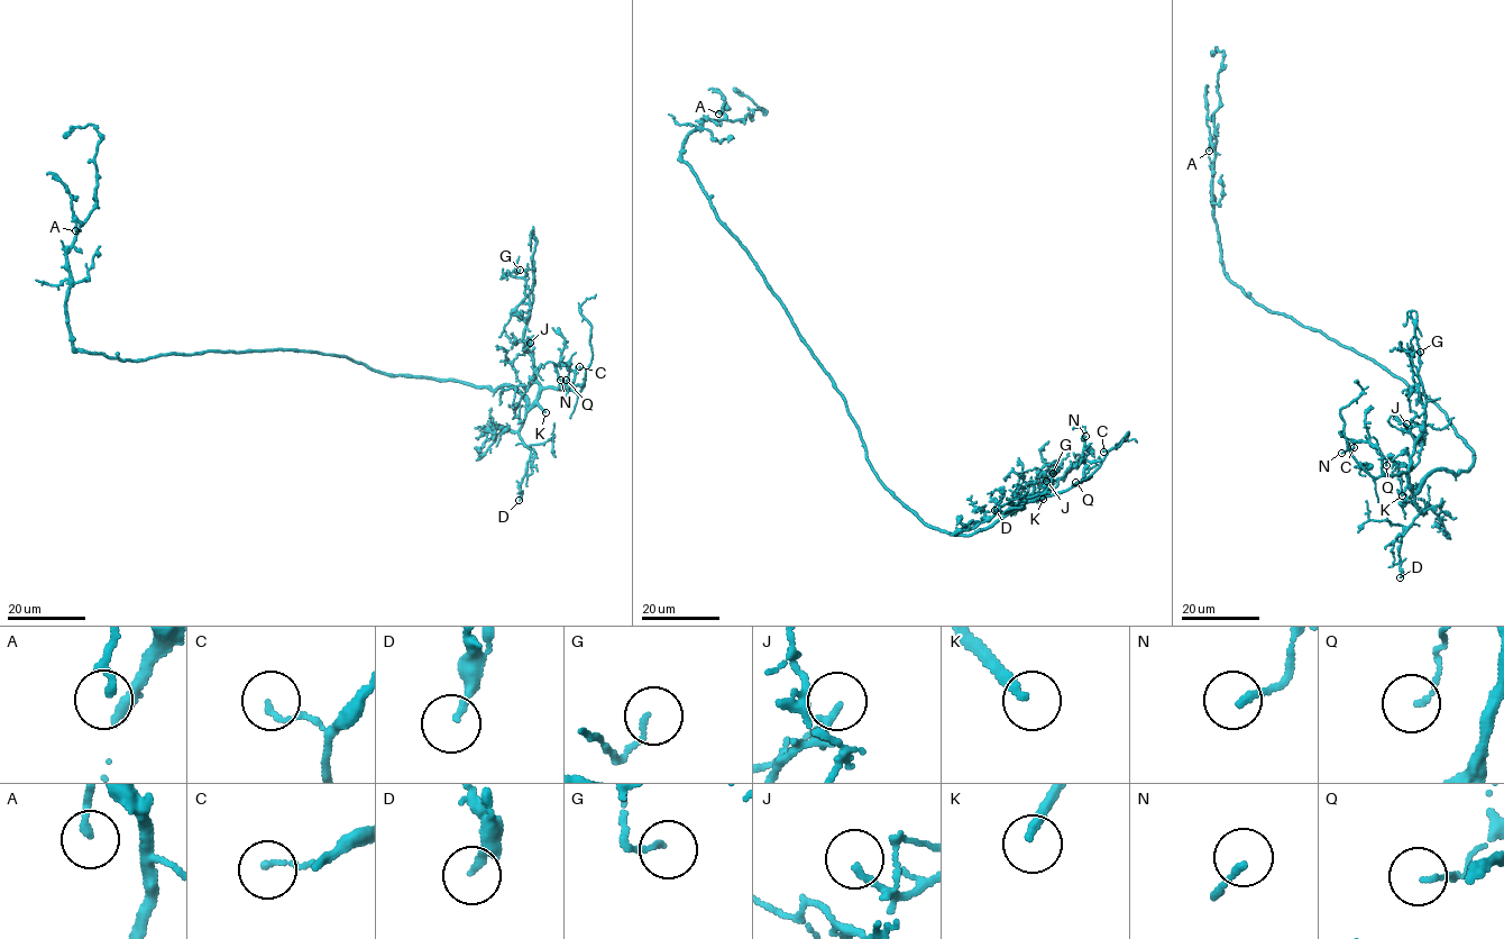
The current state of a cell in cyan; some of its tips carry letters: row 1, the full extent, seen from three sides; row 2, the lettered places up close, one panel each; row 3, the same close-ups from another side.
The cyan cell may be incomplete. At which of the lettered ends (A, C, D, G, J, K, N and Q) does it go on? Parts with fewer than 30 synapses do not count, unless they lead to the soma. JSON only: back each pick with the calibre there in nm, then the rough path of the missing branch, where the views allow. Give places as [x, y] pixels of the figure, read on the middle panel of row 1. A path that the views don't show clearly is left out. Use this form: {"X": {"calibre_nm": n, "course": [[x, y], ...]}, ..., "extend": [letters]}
{"K": {"calibre_nm": 260, "course": [[1043, 499], [1102, 462], [1101, 486], [1080, 500], [1082, 506], [1074, 521]]}, "extend": ["K"]}

